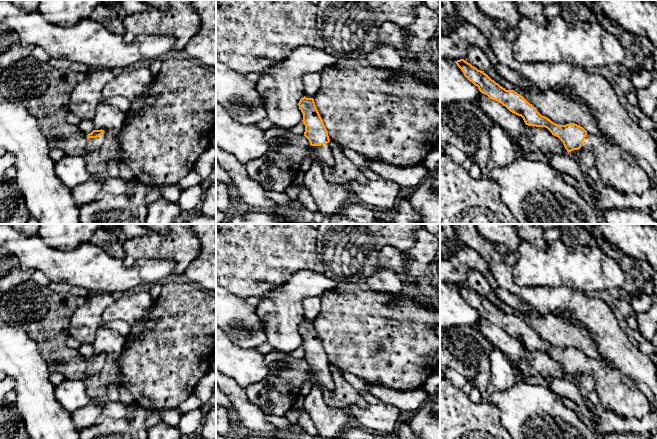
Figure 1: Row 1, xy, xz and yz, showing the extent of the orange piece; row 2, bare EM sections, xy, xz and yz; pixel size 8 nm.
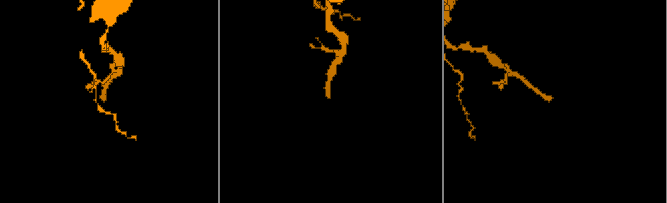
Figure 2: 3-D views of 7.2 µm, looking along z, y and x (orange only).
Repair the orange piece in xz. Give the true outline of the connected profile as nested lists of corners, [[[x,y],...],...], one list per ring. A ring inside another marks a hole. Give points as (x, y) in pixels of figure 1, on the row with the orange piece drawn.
[[[303,97],[298,103],[303,114],[302,122],[305,125],[304,136],[309,140],[312,148],[312,163],[333,167],[335,162],[330,147],[328,131],[316,108],[313,98]]]

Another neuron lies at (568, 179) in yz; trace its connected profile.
[[[557,171],[557,172],[558,172],[558,174],[563,178],[563,180],[564,180],[567,184],[569,184],[569,185],[577,188],[577,189],[580,191],[579,186],[578,186],[578,183],[577,183],[577,181],[576,181],[573,177],[569,176],[569,175],[566,174],[566,173],[560,172],[560,171]]]

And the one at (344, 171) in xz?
[[[334,147],[331,150],[335,164],[333,167],[327,165],[323,167],[325,178],[330,183],[347,187],[351,182],[366,183],[367,179],[360,168],[347,158],[339,147]]]

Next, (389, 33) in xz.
[[[385,21],[379,28],[375,45],[388,44],[403,51],[406,47],[407,38],[408,33],[405,27],[401,27],[390,21]]]

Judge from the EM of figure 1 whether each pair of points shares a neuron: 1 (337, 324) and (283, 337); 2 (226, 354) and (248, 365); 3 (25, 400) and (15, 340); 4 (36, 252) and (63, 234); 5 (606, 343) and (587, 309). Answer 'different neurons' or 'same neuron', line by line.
1: different neurons
2: same neuron
3: same neuron
4: different neurons
5: same neuron

